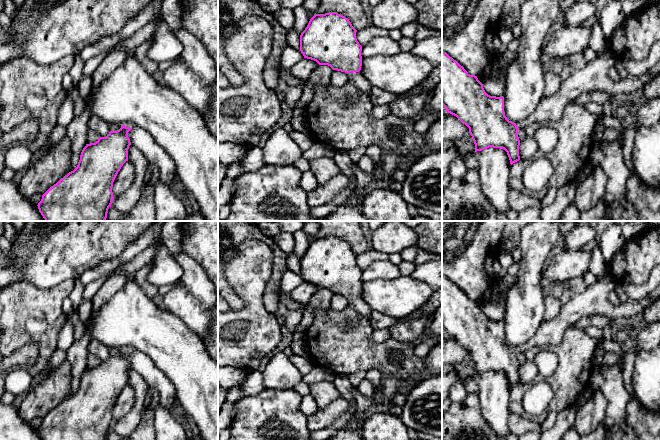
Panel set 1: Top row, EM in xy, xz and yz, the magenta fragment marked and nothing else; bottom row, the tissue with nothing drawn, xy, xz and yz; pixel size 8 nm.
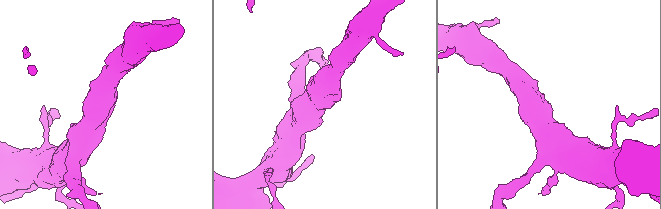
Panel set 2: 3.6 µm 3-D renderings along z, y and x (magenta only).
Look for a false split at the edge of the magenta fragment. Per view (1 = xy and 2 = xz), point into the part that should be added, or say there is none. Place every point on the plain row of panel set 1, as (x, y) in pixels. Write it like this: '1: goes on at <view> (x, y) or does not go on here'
1: goes on at xy (131, 349)
2: goes on at xz (356, 302)

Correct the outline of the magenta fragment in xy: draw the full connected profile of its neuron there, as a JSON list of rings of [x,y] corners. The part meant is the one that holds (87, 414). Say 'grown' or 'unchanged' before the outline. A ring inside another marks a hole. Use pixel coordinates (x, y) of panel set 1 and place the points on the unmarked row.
grown; [[[133,347],[121,348],[117,355],[110,355],[95,367],[83,372],[77,391],[51,410],[38,427],[42,440],[107,440],[112,428],[113,406],[123,388],[128,385],[131,369],[128,356],[136,351]]]

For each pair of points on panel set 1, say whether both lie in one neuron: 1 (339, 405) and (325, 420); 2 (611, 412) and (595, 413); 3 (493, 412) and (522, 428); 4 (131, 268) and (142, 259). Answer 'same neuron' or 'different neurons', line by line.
1: same neuron
2: different neurons
3: different neurons
4: same neuron

